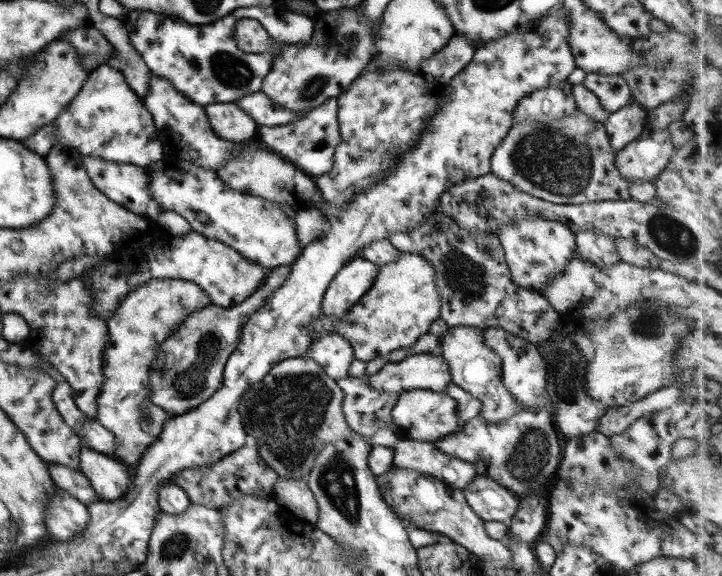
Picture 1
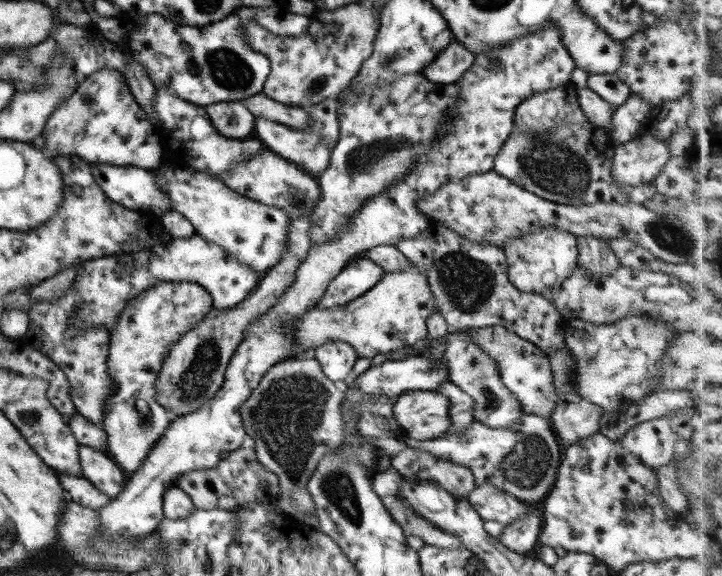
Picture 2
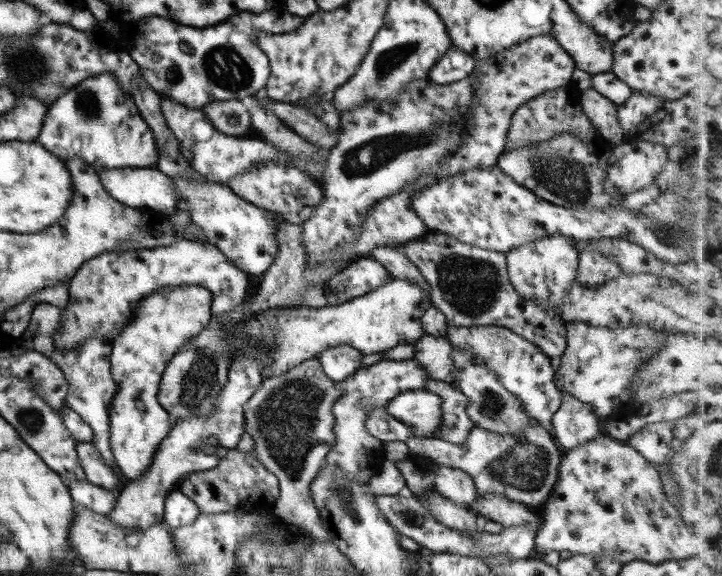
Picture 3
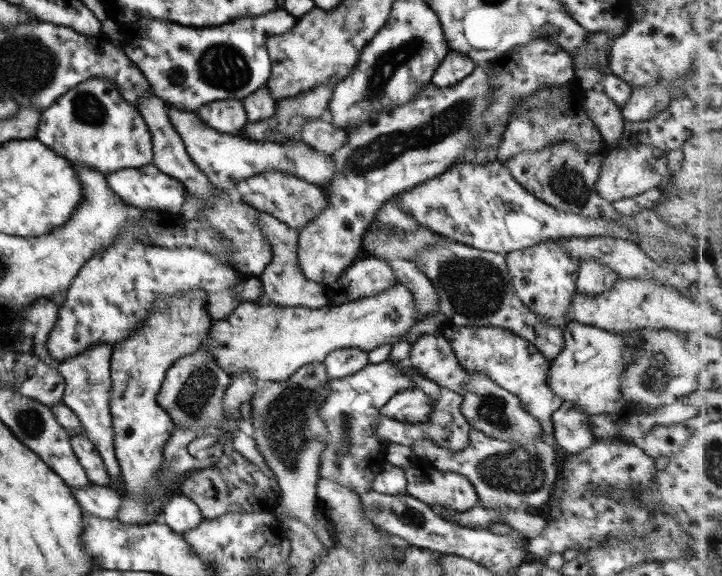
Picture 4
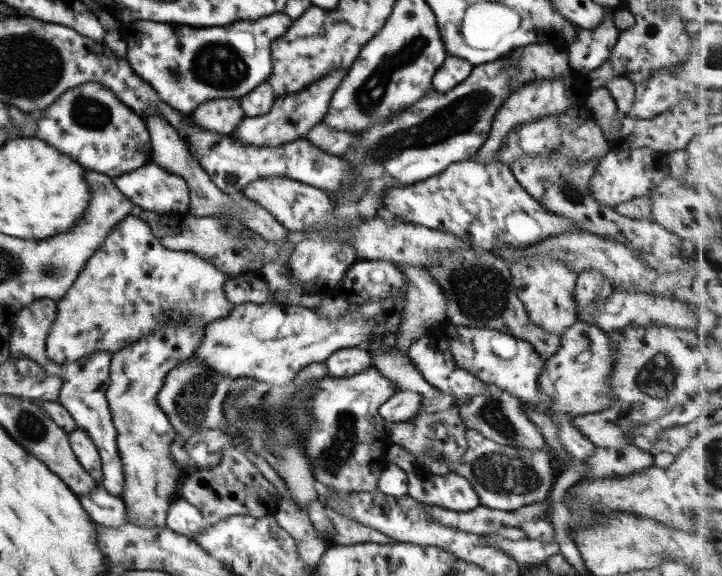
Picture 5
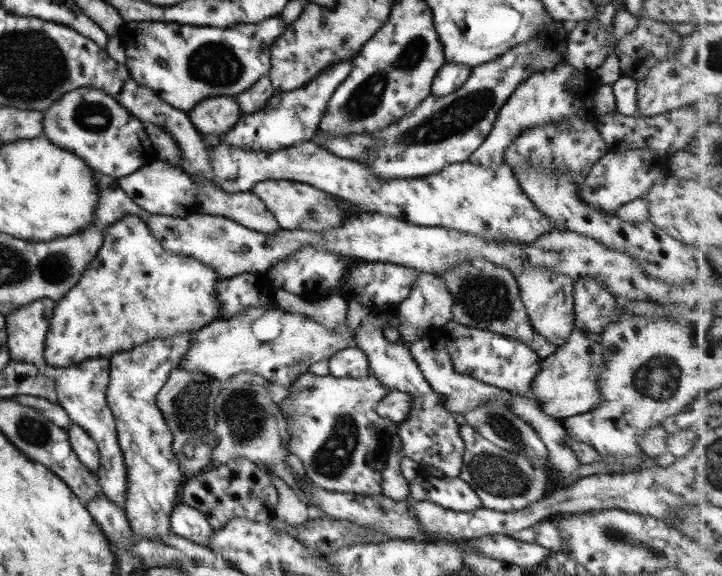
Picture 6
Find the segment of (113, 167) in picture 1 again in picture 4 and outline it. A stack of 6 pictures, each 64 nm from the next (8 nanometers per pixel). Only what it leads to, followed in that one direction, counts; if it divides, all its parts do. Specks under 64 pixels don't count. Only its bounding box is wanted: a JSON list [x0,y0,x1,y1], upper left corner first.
[105,162,186,216]

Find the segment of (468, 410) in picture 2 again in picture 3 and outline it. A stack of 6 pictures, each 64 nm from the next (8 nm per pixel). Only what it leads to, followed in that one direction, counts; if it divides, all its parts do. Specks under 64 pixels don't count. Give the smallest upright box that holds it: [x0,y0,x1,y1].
[425,379,473,443]

